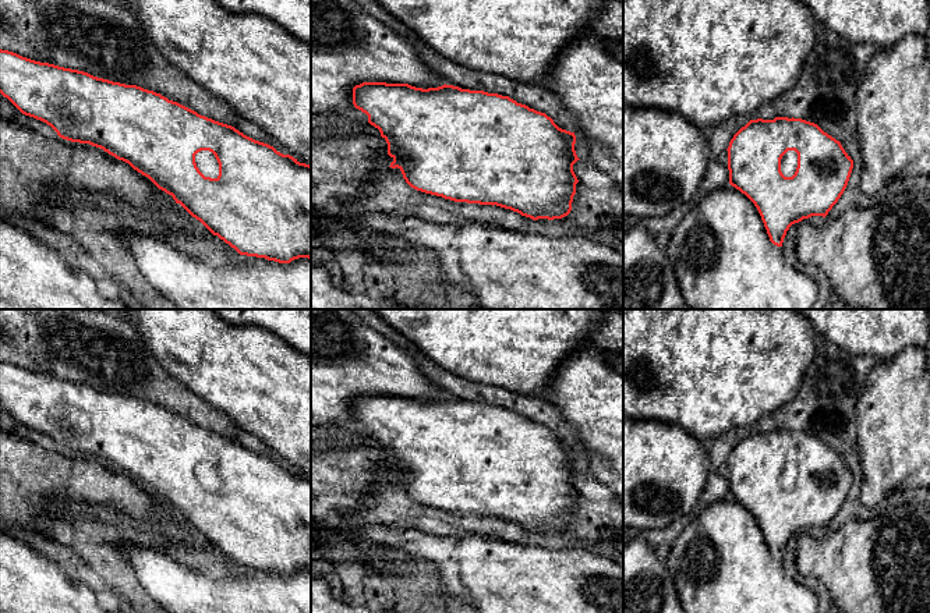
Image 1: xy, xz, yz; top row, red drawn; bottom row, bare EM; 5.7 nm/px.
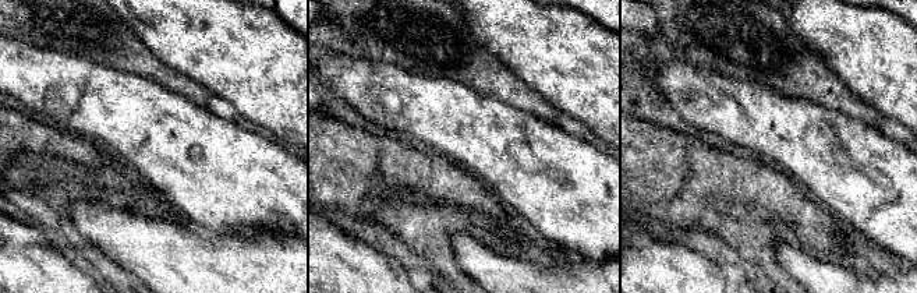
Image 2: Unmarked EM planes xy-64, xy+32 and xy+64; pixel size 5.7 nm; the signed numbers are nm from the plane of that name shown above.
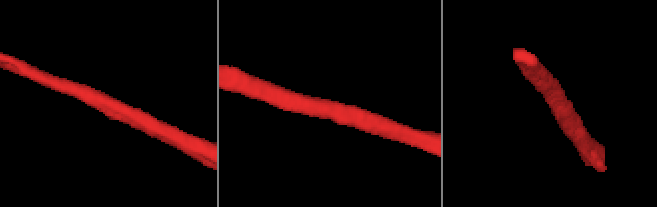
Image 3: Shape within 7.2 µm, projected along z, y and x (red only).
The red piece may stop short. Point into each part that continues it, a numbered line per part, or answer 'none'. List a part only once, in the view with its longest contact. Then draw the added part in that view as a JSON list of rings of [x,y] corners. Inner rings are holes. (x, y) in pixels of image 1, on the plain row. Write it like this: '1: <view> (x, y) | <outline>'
1: xy (205, 472) | [[[201,463],[195,467],[195,475],[199,483],[205,489],[218,490],[219,488],[219,475],[215,467],[209,463]]]

